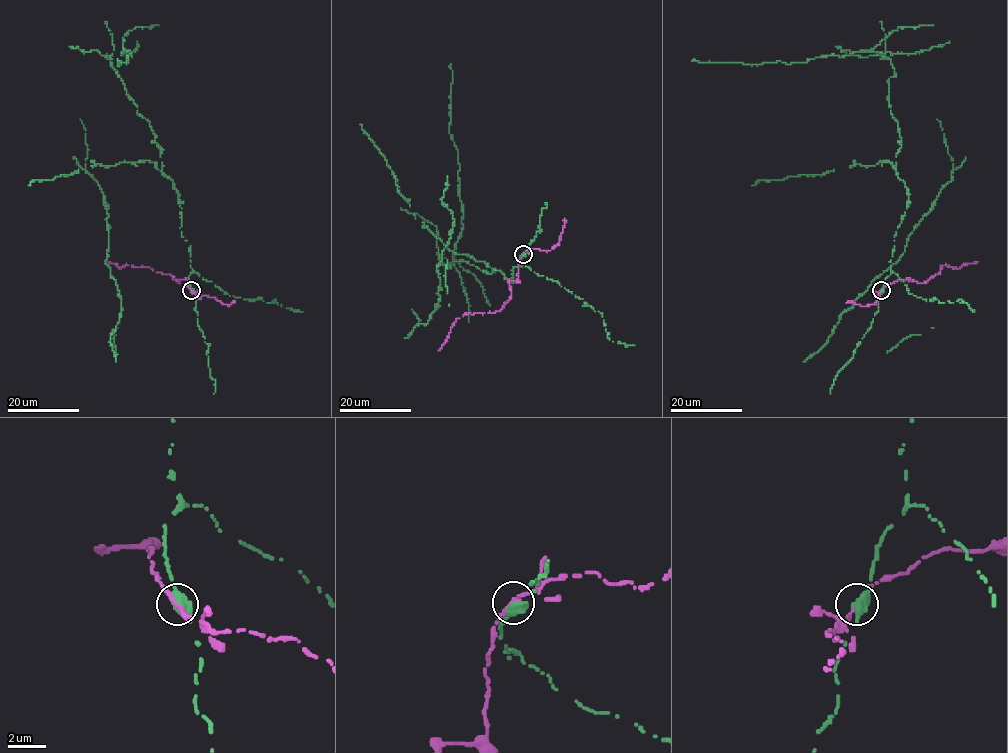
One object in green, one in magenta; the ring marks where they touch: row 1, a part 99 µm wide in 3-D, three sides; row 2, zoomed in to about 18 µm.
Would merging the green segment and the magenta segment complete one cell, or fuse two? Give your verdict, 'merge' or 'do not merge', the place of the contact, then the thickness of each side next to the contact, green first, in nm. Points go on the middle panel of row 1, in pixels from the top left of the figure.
do not merge | (523, 254) | 650/360 nm

